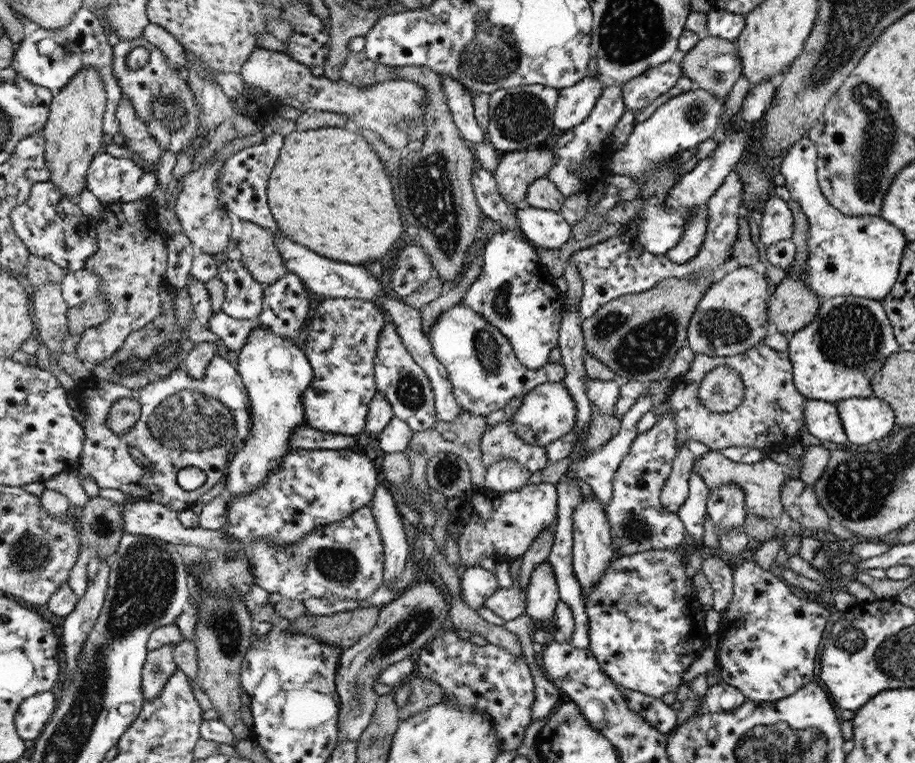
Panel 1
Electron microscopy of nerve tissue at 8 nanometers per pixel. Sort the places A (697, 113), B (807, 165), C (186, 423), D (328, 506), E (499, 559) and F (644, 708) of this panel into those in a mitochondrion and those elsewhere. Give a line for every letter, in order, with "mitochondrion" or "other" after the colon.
A: mitochondrion
B: other
C: mitochondrion
D: other
E: other
F: other

